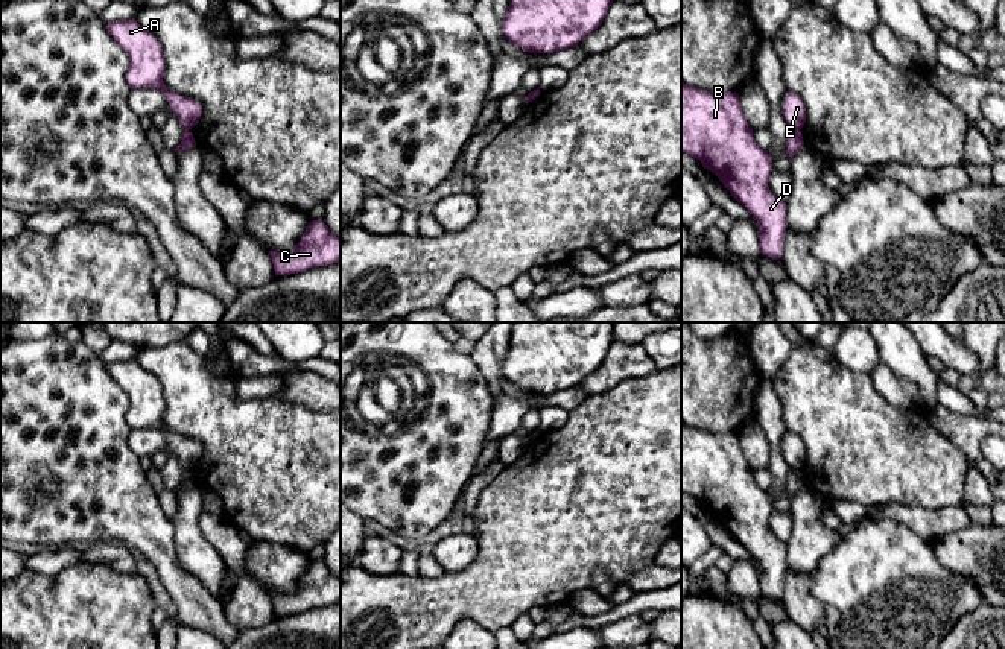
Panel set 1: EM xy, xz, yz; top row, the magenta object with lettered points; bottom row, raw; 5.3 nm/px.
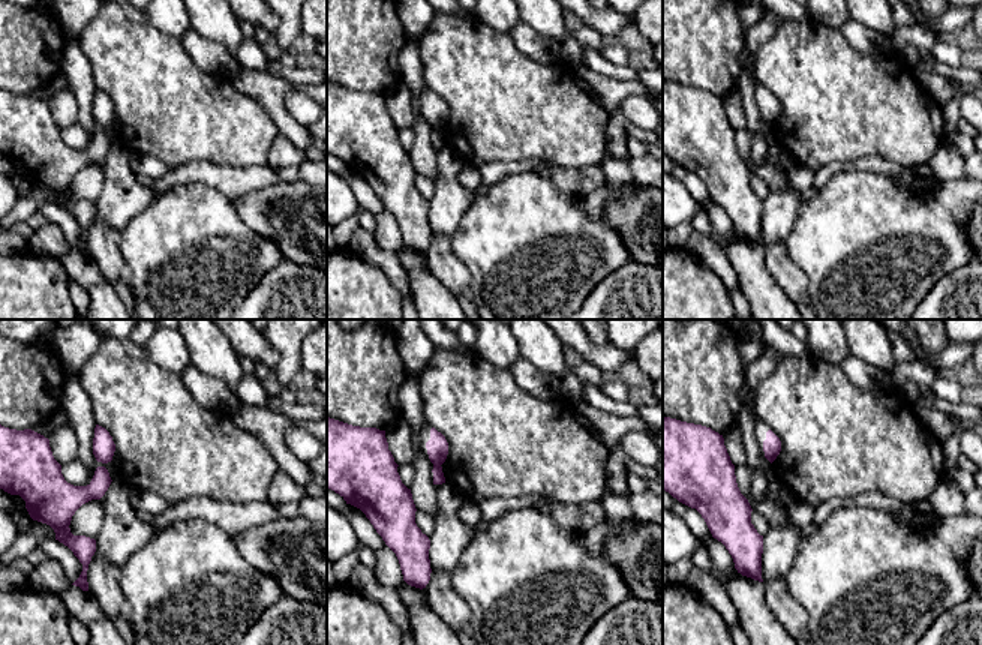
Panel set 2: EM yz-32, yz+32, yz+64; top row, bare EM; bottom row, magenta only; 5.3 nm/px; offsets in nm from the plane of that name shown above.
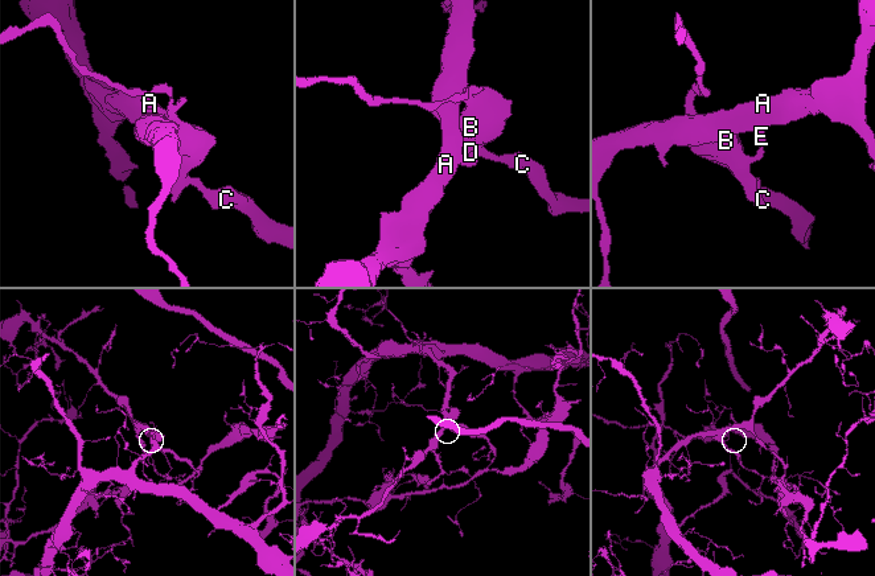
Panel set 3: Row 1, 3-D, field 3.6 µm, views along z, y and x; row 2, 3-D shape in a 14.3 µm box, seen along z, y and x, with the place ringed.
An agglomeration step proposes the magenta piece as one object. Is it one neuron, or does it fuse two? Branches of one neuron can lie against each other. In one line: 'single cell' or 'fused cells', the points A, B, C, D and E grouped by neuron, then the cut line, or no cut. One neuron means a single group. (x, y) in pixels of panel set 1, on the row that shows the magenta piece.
fused cells; groups A E / B C D; cut yz (792, 126), (800, 129)

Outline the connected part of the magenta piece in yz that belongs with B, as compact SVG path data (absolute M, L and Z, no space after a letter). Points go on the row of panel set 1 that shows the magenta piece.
M681 81L681 150L715 173L759 223L762 255L781 260L783 237L788 228L786 202L777 199L768 187L772 158L768 150L757 146L753 128L743 116L739 94L702 91Z

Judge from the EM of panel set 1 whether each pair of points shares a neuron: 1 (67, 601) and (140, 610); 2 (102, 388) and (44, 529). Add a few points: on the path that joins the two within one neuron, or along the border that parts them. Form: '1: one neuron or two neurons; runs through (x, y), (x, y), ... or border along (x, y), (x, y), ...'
1: one neuron; runs through (85, 610), (122, 610)
2: one neuron; runs through (67, 423), (47, 446), (46, 494)

